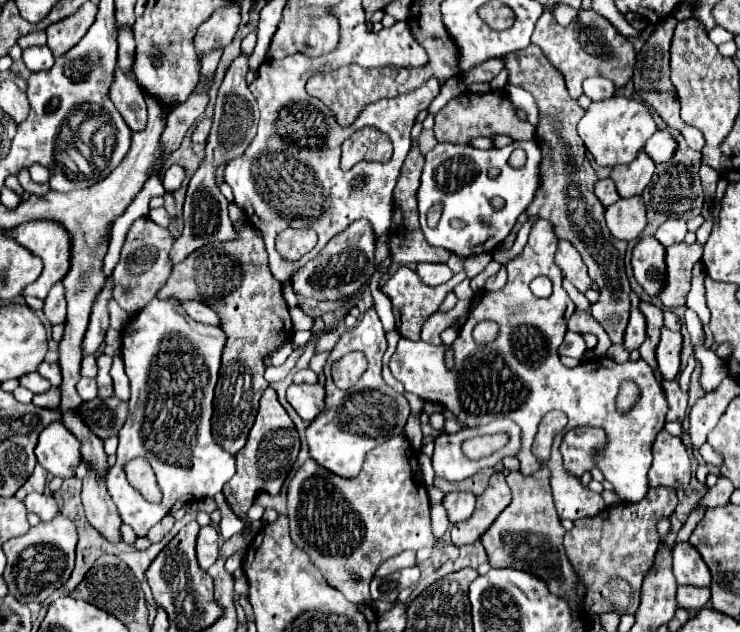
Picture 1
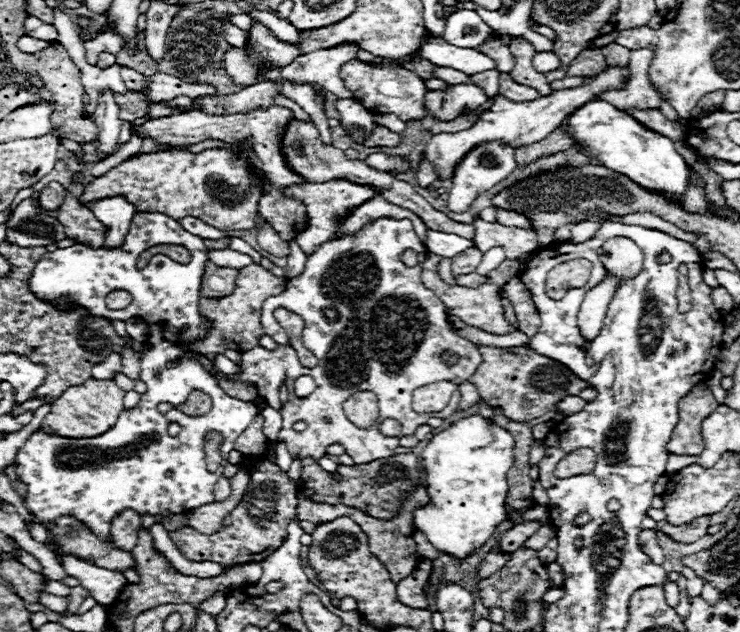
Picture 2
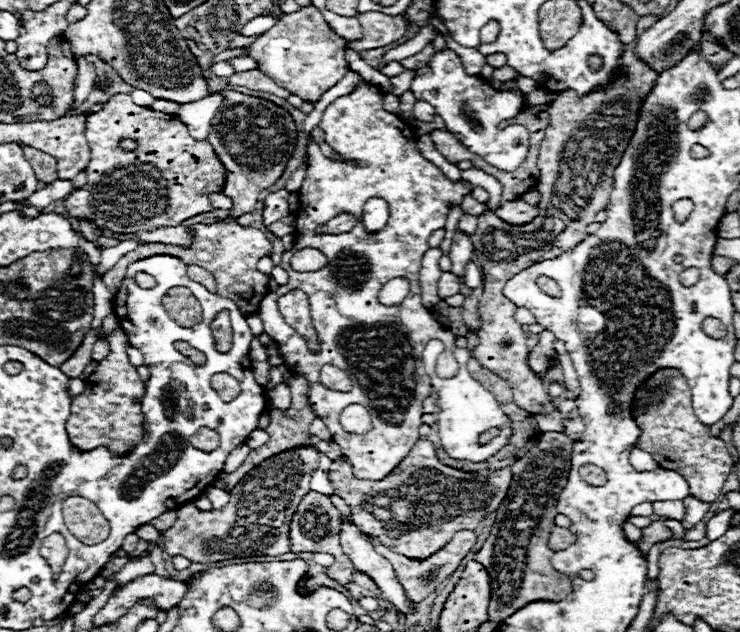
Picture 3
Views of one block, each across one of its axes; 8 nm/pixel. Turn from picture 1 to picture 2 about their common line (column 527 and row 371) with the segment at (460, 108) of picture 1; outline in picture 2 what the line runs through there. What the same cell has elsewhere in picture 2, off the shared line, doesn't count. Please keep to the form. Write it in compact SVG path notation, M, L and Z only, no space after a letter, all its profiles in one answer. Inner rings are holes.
M126 346L122 352L122 372L132 380L138 380L140 376L140 356L130 346Z

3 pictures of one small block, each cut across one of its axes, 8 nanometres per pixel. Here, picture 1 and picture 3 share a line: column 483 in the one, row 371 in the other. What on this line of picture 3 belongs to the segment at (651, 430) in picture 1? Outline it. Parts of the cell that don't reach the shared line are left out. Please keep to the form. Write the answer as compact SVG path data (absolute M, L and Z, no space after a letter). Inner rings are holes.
M360 82L358 88L346 96L336 98L330 106L326 106L320 128L326 132L326 142L332 146L332 150L344 158L344 162L334 162L332 158L324 156L318 146L310 146L310 162L306 168L306 178L302 188L298 190L298 212L296 212L296 232L294 232L294 248L290 252L284 252L282 256L282 268L288 272L290 282L286 286L280 286L276 292L268 294L262 298L262 304L258 308L258 316L264 324L264 332L278 342L284 364L290 366L290 370L304 374L310 382L310 402L318 418L324 420L328 430L332 433L332 440L340 446L342 454L348 456L352 462L352 470L356 478L362 480L382 480L386 478L414 448L414 444L420 440L418 428L422 426L422 402L424 398L430 396L432 384L424 372L422 364L422 350L430 340L442 340L442 342L454 342L456 336L442 328L436 318L432 316L430 310L426 310L420 302L420 284L418 284L418 272L420 272L420 262L424 252L430 248L428 238L434 230L444 228L446 218L450 214L450 208L454 204L462 206L462 198L472 192L472 184L468 180L448 180L444 172L434 166L430 160L426 160L416 142L418 136L414 128L402 120L396 114L390 114L382 108L382 92L370 84L370 82ZM372 196L382 196L388 200L390 206L390 218L386 226L378 232L368 232L364 226L356 224L354 230L346 234L316 234L316 228L322 226L324 222L330 222L334 216L340 212L352 212L358 220L362 218L362 206L366 204L368 198ZM302 248L318 248L328 256L328 266L318 270L318 272L296 272L290 266L288 254L302 250ZM394 276L402 276L410 282L410 294L400 306L382 306L378 302L378 290L382 284L392 280ZM290 290L304 290L310 300L310 312L312 312L312 324L316 330L316 336L320 340L320 350L314 354L306 346L304 336L300 336L286 320L282 318L278 310L278 296L282 292ZM324 364L338 366L350 374L352 380L352 390L350 392L336 392L328 390L318 382L320 378L320 368ZM348 404L362 404L368 408L372 414L372 430L366 434L348 434L342 430L338 416L342 408Z

